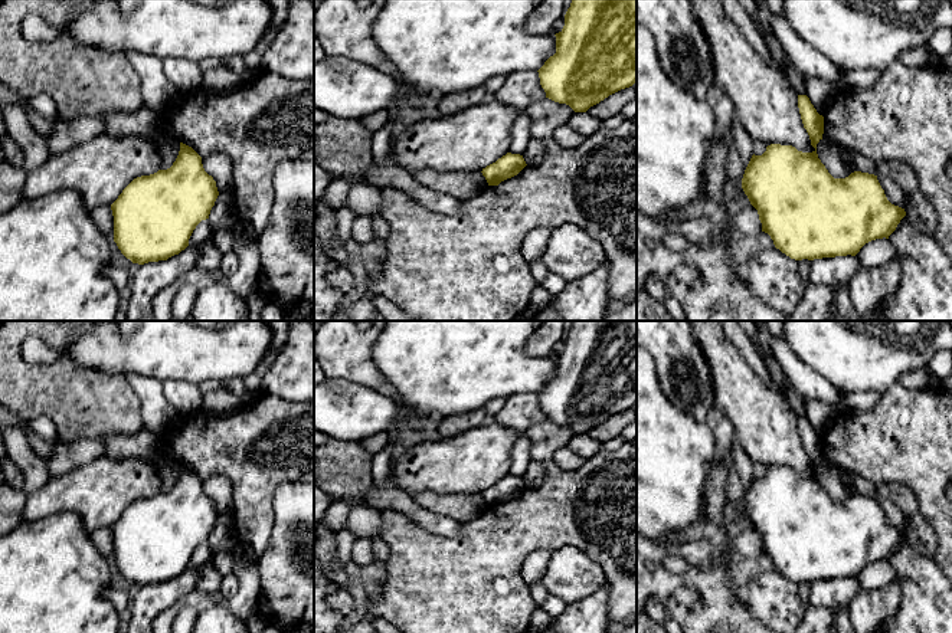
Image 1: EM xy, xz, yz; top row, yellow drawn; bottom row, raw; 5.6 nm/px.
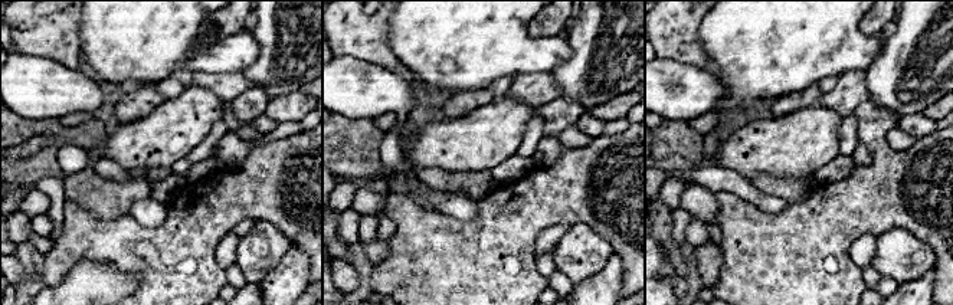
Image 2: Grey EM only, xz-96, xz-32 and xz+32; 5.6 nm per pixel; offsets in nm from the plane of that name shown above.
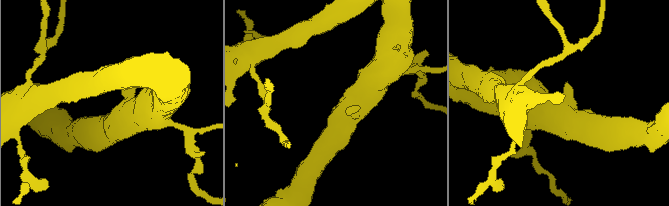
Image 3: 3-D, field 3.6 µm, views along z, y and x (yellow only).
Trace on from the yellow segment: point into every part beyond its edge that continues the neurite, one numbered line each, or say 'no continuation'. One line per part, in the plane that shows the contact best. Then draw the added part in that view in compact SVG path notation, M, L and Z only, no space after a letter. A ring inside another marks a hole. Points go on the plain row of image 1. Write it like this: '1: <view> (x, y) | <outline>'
no continuation

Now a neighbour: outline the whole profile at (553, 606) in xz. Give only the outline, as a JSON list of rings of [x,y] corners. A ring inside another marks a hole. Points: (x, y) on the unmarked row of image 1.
[[[549,594],[549,597],[546,598],[546,601],[543,603],[542,609],[553,619],[556,620],[565,610],[566,610],[567,604],[553,596],[553,594]]]

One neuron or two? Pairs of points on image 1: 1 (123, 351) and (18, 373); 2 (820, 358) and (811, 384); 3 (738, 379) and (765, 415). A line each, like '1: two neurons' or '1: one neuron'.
1: two neurons
2: two neurons
3: one neuron

